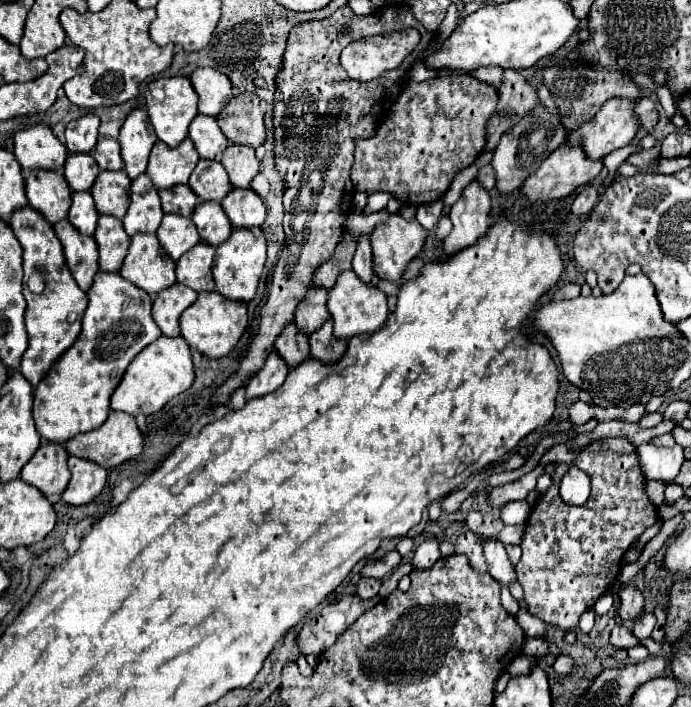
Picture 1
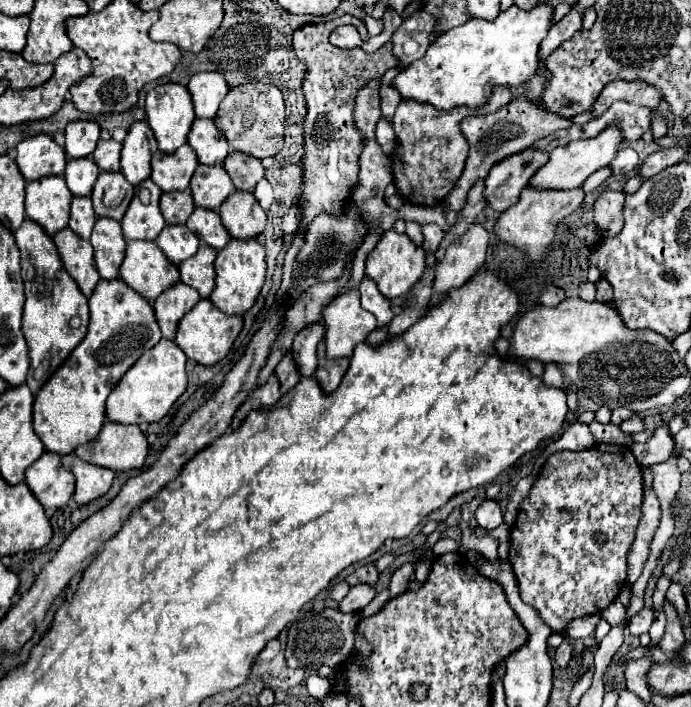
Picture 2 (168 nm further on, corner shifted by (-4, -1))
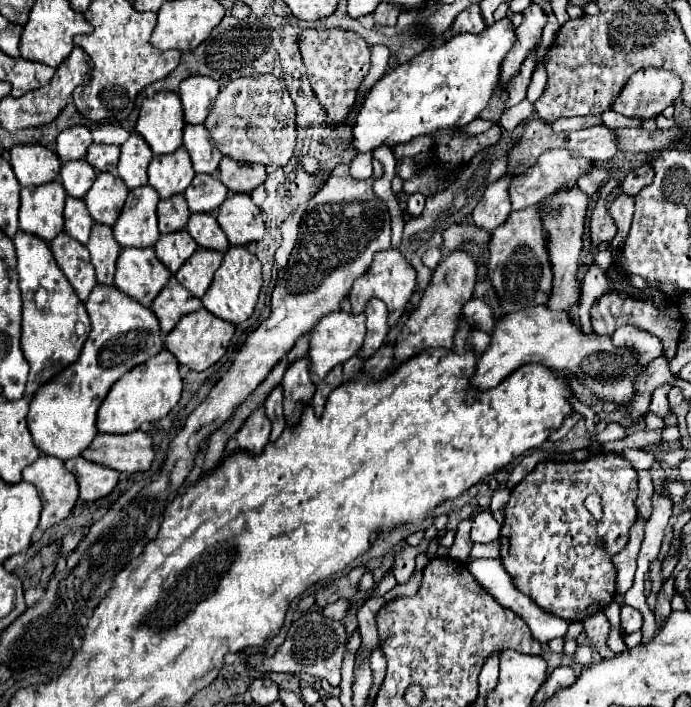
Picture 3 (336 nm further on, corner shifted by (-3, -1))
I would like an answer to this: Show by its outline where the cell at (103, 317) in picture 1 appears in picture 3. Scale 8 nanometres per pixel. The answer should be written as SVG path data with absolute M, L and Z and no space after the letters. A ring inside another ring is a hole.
M95 285L85 307L91 319L91 331L79 359L39 387L27 413L27 427L33 435L33 443L41 453L59 453L57 459L61 461L79 457L97 435L97 409L111 385L135 365L163 349L155 313L129 295L123 295L115 285Z

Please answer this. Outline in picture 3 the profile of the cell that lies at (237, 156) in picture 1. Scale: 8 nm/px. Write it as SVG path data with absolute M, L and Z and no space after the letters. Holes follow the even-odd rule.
M223 157L219 165L219 177L233 193L251 193L267 177L265 165L239 163L235 159Z

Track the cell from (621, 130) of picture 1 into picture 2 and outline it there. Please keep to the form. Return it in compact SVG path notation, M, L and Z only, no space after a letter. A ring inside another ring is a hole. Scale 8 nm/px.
M610 125L606 127L598 137L594 139L580 139L580 141L570 141L568 145L556 147L554 151L548 153L548 161L532 175L532 179L528 181L528 187L534 187L536 191L544 191L544 189L558 189L558 191L566 191L566 189L576 189L580 187L594 171L598 171L600 167L606 167L612 157L618 151L618 145L622 143L622 133L618 125Z

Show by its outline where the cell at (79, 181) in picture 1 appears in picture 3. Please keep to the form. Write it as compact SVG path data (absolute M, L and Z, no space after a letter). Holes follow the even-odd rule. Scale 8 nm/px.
M85 159L63 163L59 175L61 175L61 183L63 183L67 195L79 197L79 199L87 195L87 191L91 189L91 183L97 177L95 169Z

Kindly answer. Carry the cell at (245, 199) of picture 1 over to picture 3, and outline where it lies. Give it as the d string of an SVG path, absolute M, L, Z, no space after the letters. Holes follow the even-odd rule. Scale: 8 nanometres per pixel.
M247 193L229 195L229 199L223 201L223 205L217 209L217 221L231 245L247 245L251 241L259 241L265 233L261 209L253 205Z

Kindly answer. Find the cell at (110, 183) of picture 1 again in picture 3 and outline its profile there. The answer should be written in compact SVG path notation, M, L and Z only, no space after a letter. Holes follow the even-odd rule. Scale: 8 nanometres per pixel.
M99 173L93 187L89 189L85 197L91 217L97 223L115 225L115 219L119 217L119 211L123 209L127 193L129 189L123 183L123 179L119 179L119 175Z

